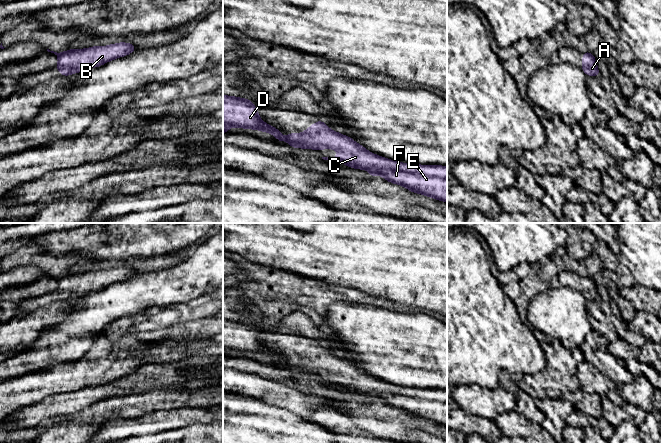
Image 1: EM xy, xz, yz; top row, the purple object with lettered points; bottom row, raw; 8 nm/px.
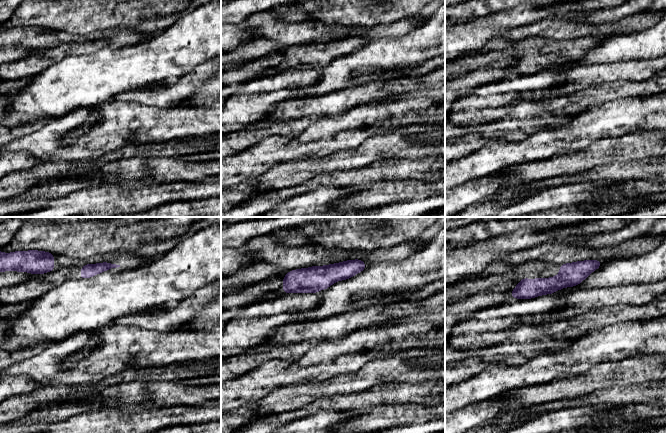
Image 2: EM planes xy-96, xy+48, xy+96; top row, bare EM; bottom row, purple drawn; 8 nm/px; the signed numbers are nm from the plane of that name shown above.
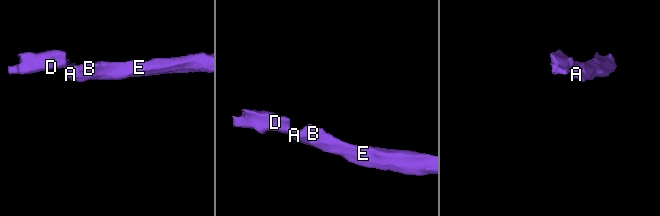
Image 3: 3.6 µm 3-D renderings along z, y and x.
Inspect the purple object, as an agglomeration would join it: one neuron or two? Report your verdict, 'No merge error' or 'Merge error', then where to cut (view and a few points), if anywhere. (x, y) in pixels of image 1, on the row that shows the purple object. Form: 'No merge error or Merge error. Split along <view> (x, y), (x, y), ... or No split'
Merge error. Split along xz (284, 137), (285, 140)

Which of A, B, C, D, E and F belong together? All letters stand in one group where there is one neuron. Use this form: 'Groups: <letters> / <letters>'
Groups: A B C E F / D

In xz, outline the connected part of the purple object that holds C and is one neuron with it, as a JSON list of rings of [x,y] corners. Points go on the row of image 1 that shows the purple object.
[[[319,120],[303,133],[290,133],[285,141],[292,148],[302,149],[334,149],[338,152],[337,157],[322,157],[324,160],[332,160],[347,165],[350,168],[368,170],[374,177],[380,175],[384,180],[398,184],[411,192],[422,194],[447,203],[447,166],[419,165],[415,163],[401,163],[369,152],[365,147],[356,143],[352,138],[331,130],[323,121]]]

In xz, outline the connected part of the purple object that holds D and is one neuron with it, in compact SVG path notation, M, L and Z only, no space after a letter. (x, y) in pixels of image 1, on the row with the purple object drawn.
M223 95L223 133L228 133L227 130L232 127L271 133L278 143L285 141L278 129L261 120L256 106L250 99Z

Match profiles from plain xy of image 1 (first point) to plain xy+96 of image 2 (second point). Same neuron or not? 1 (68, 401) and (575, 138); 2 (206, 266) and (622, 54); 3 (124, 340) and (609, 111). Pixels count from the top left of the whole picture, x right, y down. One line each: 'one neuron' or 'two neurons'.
1: two neurons
2: one neuron
3: one neuron

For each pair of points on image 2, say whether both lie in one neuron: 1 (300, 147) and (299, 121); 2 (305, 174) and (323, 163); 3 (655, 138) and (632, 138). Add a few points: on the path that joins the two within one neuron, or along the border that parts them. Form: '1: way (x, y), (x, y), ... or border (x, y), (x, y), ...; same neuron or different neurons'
1: border (318, 118), (297, 136), (285, 137), (277, 135); different neurons
2: way (309, 170), (319, 165); same neuron
3: way (649, 138), (638, 138); same neuron

